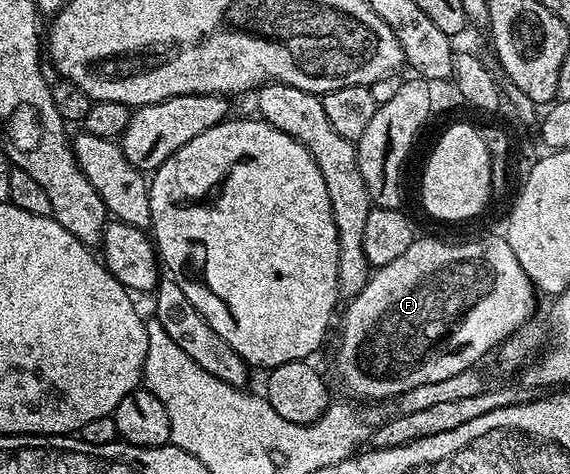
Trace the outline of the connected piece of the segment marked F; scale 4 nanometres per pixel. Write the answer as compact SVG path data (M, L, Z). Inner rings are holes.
M500 235L497 236L485 236L482 240L469 240L466 244L448 244L445 240L421 240L421 238L414 239L411 246L407 246L407 250L403 250L403 254L399 254L399 258L395 258L395 262L387 262L387 266L376 269L370 275L369 281L363 286L363 290L359 290L357 296L352 297L348 301L349 309L345 312L345 317L341 320L341 337L337 340L337 372L341 375L341 382L345 386L346 390L353 396L366 396L369 400L375 400L371 402L385 402L390 398L396 398L401 393L411 390L415 386L423 386L427 382L443 382L443 378L455 378L455 374L459 374L463 370L480 365L480 360L488 354L489 351L496 349L508 336L515 335L516 332L521 331L530 323L529 320L533 316L533 311L537 308L537 299L539 299L539 293L534 285L532 278L527 274L527 270L523 270L523 266L519 262L519 258L515 258L515 250L511 250L511 246Z

